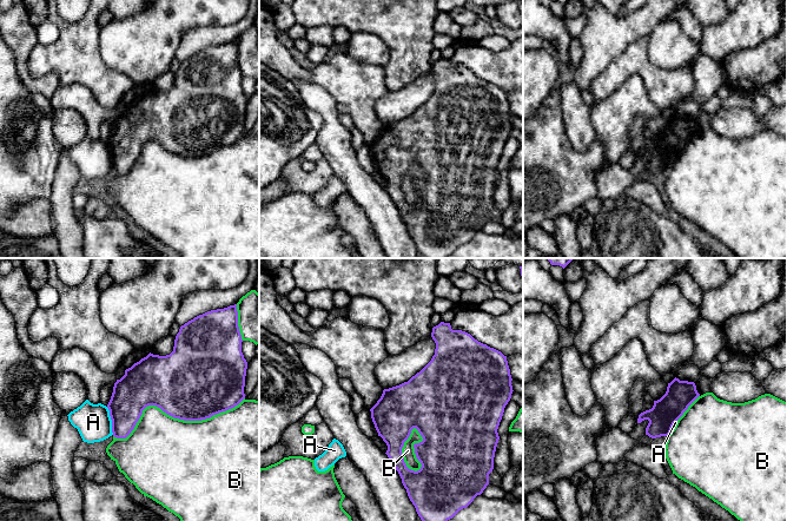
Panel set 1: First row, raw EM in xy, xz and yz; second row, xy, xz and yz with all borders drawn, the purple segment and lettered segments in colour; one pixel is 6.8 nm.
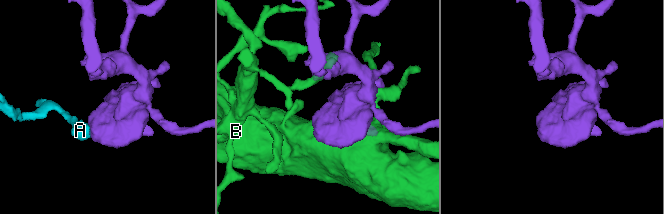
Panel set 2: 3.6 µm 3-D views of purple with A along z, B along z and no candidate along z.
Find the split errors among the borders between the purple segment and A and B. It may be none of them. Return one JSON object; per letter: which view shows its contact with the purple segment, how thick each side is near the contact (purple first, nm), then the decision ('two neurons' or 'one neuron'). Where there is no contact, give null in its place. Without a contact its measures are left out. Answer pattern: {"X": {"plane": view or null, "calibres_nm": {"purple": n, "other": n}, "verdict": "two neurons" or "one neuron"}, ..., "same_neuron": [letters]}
{"A": {"plane": "xy", "calibres_nm": {"purple": 260, "other": 240}, "verdict": "two neurons"}, "B": {"plane": "xy", "calibres_nm": {"purple": 500, "other": 480}, "verdict": "two neurons"}, "same_neuron": []}

